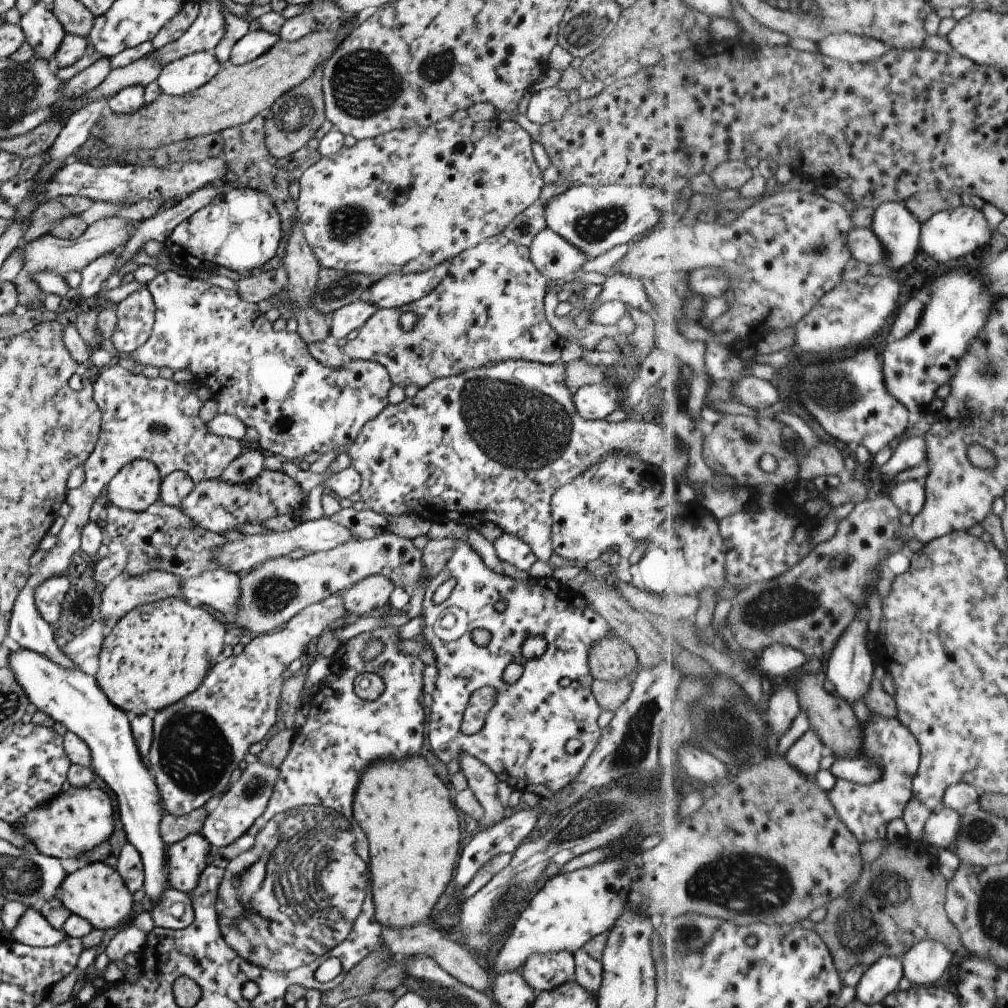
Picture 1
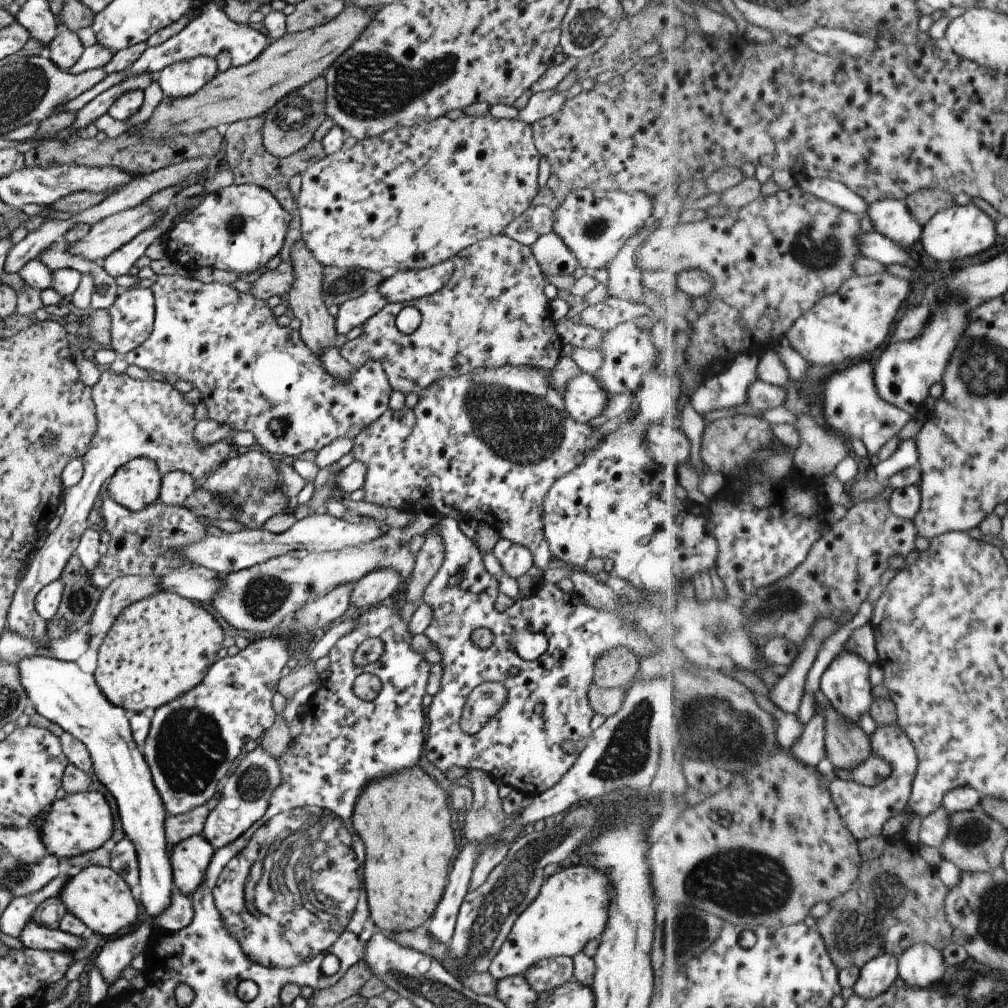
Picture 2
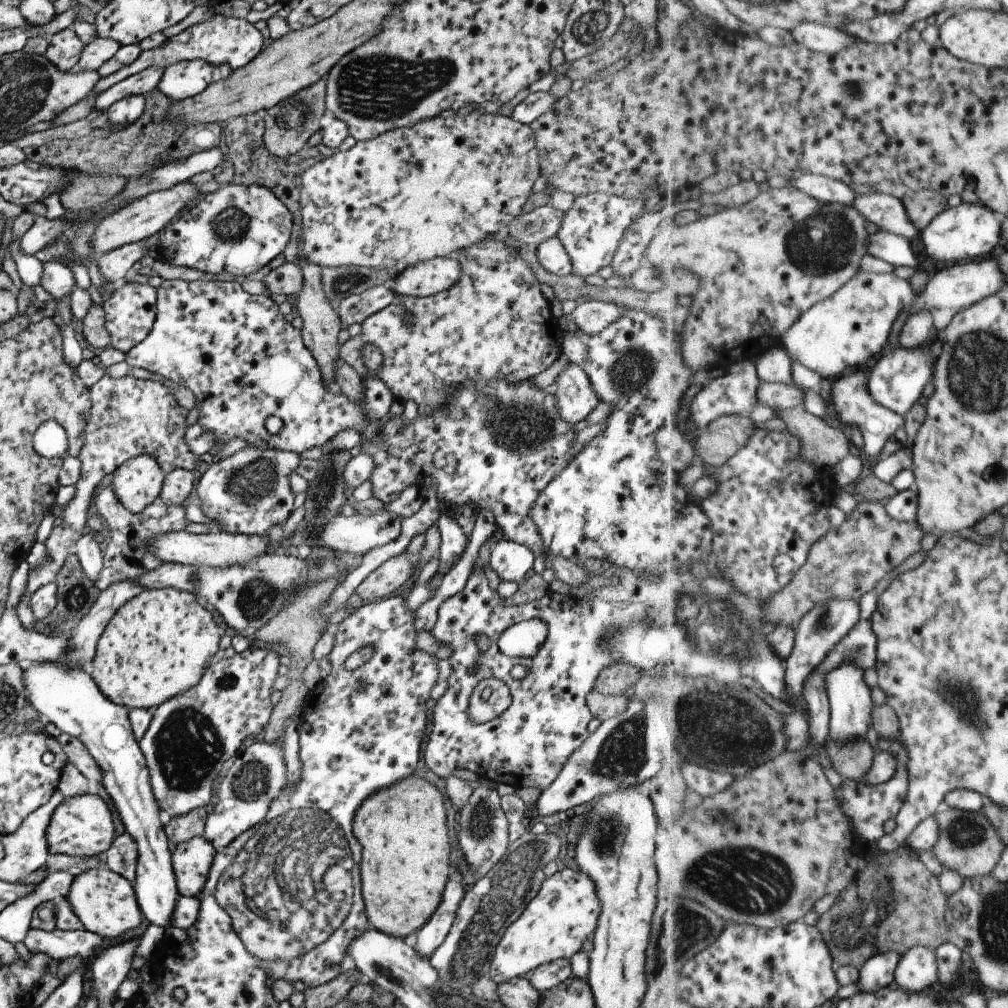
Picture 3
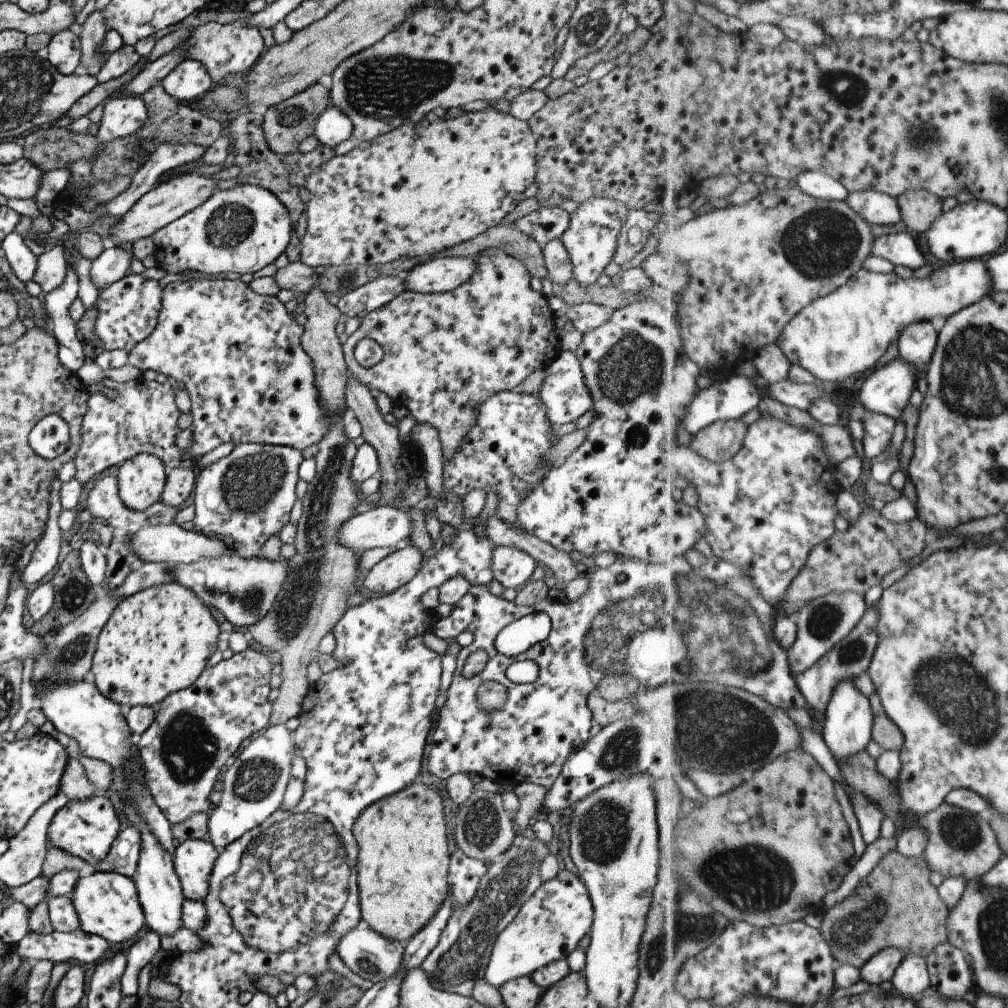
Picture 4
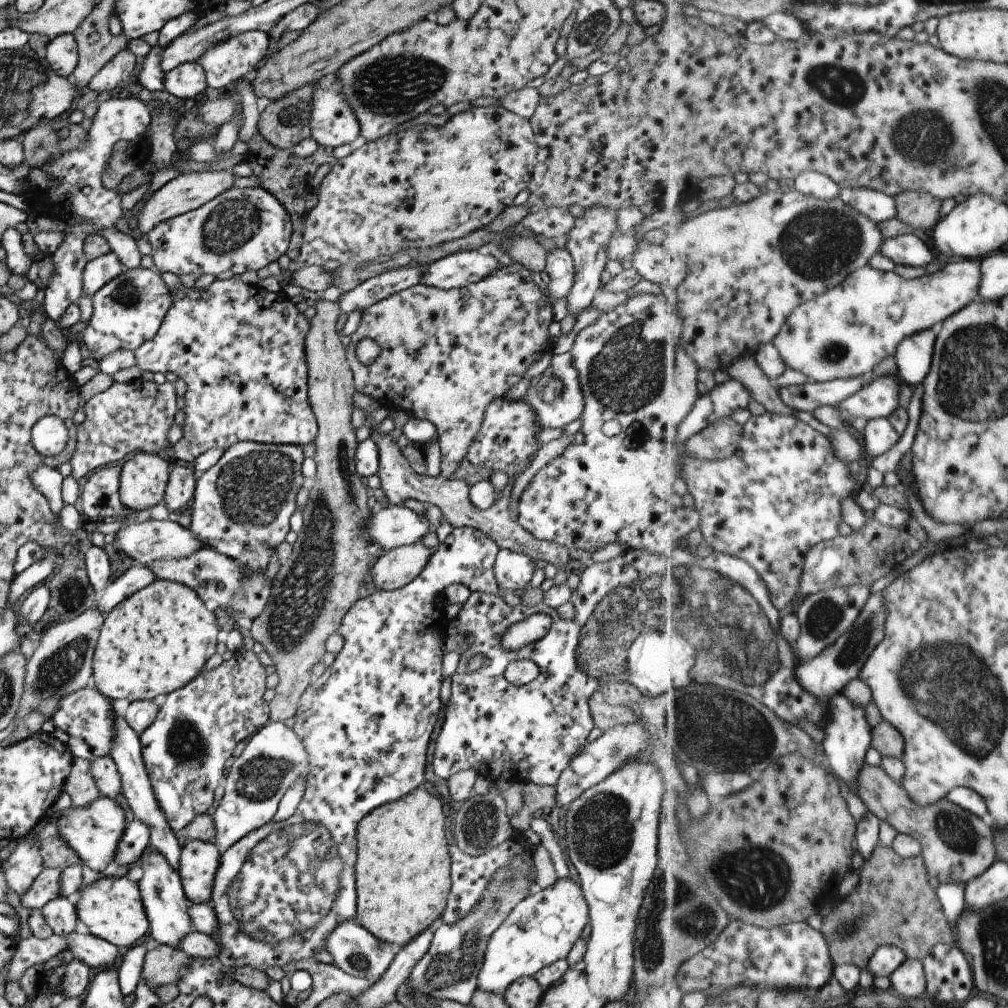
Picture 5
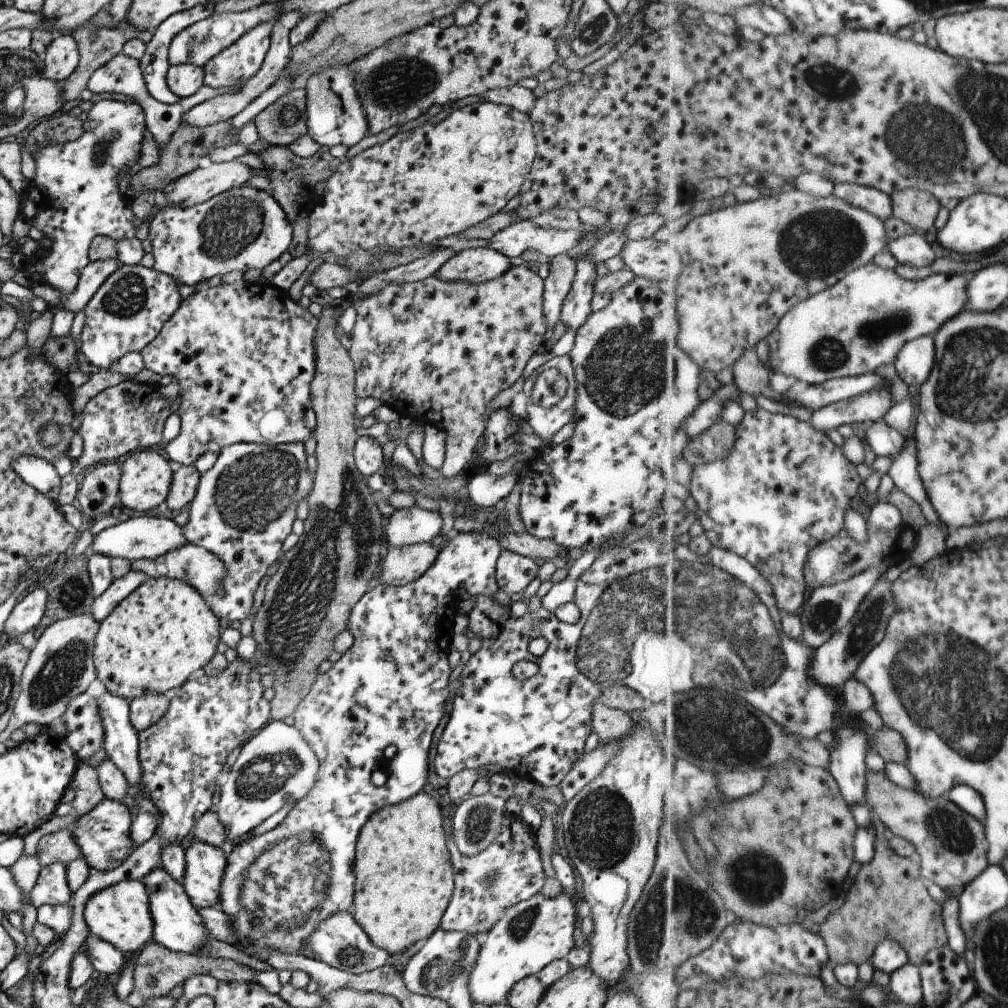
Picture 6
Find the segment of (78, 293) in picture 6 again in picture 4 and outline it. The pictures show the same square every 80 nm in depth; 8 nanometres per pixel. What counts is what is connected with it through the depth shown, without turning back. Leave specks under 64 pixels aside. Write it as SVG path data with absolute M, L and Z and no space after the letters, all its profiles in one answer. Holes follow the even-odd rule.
M107 245L103 252L91 261L89 276L96 288L117 282L129 273L131 251Z

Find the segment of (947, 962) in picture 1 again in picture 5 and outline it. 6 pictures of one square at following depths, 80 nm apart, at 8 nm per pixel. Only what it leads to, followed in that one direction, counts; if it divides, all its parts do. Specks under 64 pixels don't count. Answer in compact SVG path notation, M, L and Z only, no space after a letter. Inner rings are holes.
M907 959L889 978L891 991L900 997L919 998L927 990L924 961Z

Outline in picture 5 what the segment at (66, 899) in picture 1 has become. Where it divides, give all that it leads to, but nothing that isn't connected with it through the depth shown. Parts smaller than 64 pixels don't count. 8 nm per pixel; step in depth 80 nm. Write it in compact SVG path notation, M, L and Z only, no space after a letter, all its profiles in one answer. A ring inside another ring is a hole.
M102 877L83 886L72 898L76 915L87 927L88 933L102 938L117 948L129 948L143 940L148 932L148 920L136 882L121 877Z

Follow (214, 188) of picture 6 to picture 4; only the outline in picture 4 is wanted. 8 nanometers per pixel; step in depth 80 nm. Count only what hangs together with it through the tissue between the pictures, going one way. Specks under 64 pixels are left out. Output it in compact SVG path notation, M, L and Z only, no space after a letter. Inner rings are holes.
M187 173L170 181L155 184L153 188L144 192L144 195L137 199L124 215L118 217L115 224L108 227L108 240L104 241L105 244L113 246L127 243L131 245L139 238L151 236L162 226L203 204L211 196L211 193L217 191L214 189L216 182L203 178L197 173Z

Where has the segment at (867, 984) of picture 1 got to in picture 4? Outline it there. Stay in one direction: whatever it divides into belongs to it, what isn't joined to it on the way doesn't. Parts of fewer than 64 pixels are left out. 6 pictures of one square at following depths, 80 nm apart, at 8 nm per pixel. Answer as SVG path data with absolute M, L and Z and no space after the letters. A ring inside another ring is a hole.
M889 947L877 953L861 969L862 980L871 985L871 988L875 988L887 980L891 981L896 974L897 967L905 957L904 953L895 947Z

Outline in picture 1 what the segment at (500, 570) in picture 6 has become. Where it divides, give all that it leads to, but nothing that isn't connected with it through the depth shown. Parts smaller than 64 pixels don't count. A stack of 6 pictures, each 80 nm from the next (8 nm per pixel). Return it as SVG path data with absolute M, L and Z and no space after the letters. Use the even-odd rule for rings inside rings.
M501 533L492 542L492 545L499 560L513 564L515 568L524 570L526 573L533 562L535 562L535 555L531 552L529 545L523 542L517 535Z

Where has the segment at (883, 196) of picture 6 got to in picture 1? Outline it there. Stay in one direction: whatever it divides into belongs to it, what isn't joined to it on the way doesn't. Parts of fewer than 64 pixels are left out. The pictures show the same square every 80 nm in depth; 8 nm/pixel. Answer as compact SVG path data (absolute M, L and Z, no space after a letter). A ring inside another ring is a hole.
M882 203L876 209L872 229L889 252L886 266L903 268L917 258L922 224L904 203Z

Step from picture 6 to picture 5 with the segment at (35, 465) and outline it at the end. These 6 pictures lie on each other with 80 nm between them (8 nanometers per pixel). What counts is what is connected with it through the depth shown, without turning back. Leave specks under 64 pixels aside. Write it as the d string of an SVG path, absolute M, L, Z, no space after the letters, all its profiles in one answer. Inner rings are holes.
M39 465L30 473L31 482L37 490L46 498L49 510L52 512L54 524L59 525L59 510L62 507L62 498L60 488L62 485L62 476L58 470L51 467Z

